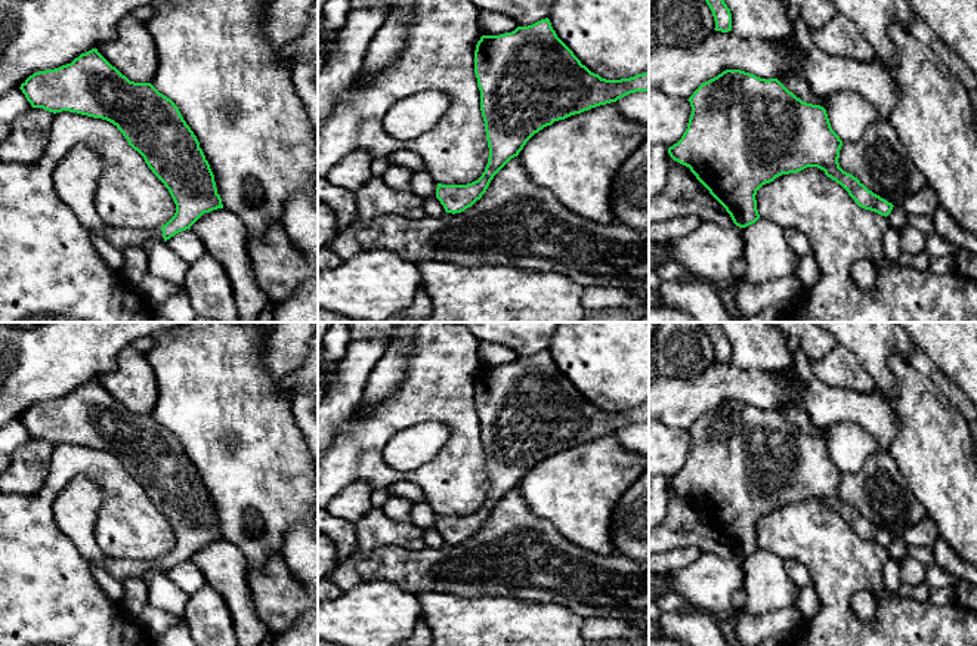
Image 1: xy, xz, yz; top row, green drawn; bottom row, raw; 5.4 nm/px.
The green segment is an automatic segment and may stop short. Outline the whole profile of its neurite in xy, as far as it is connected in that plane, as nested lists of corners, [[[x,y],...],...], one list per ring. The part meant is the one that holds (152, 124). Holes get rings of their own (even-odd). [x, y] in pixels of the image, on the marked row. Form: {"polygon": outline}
{"polygon": [[[98,49],[81,53],[71,64],[59,68],[34,72],[19,89],[33,108],[43,108],[53,114],[69,111],[112,123],[168,189],[176,204],[176,213],[166,225],[152,229],[105,225],[95,208],[95,192],[103,171],[102,157],[87,145],[75,145],[69,149],[53,171],[56,194],[89,232],[105,237],[117,250],[142,248],[148,239],[154,238],[167,241],[176,234],[191,229],[204,213],[223,208],[210,164],[174,102],[151,83],[130,81]]]}

